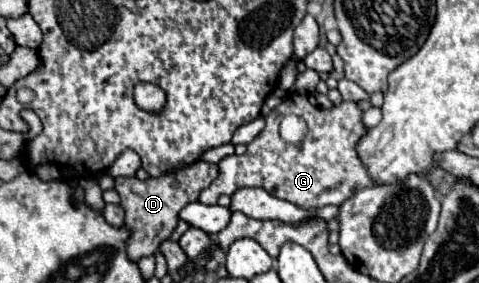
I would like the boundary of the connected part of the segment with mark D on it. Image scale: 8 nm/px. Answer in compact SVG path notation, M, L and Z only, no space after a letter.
M195 161L193 165L173 173L161 175L157 179L137 179L137 177L117 177L115 191L121 195L121 207L125 209L123 227L131 233L127 239L127 257L137 263L145 255L153 255L163 239L169 239L177 227L179 211L199 199L199 193L209 187L217 177L217 165L207 161Z

